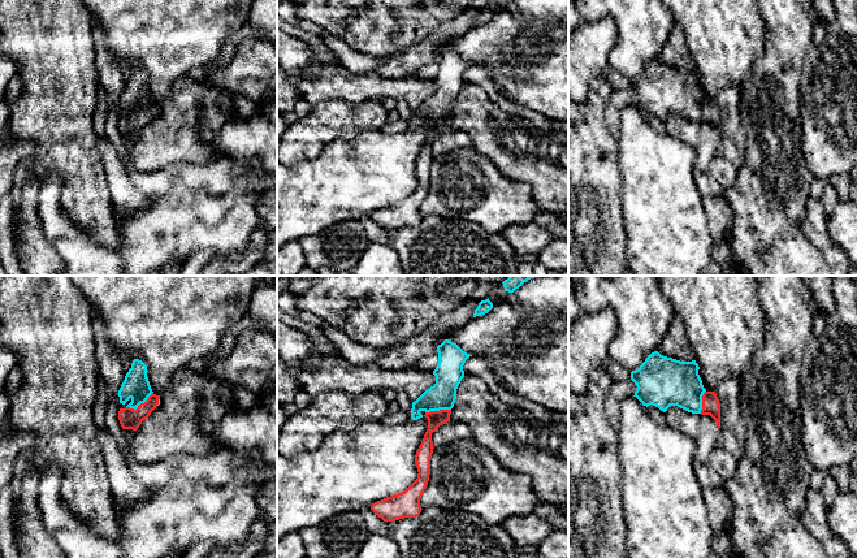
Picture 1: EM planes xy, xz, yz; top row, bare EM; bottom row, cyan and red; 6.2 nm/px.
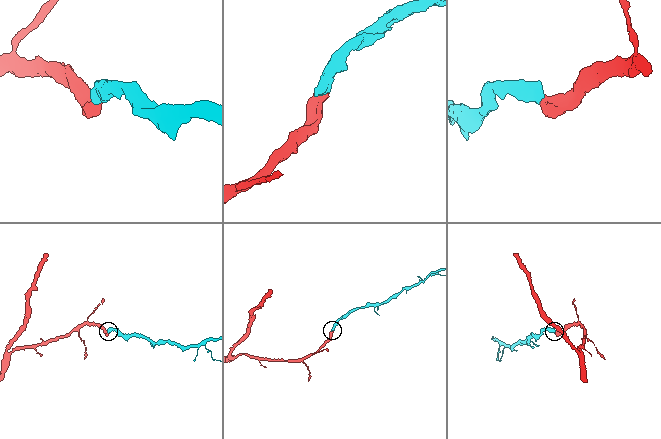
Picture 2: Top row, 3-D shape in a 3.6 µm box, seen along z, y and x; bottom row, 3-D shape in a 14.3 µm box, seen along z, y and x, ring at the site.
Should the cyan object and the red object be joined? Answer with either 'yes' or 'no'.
yes

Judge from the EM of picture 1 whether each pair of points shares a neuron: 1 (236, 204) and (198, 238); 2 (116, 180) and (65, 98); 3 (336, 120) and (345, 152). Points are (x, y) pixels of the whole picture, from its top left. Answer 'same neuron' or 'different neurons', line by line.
1: same neuron
2: different neurons
3: different neurons

